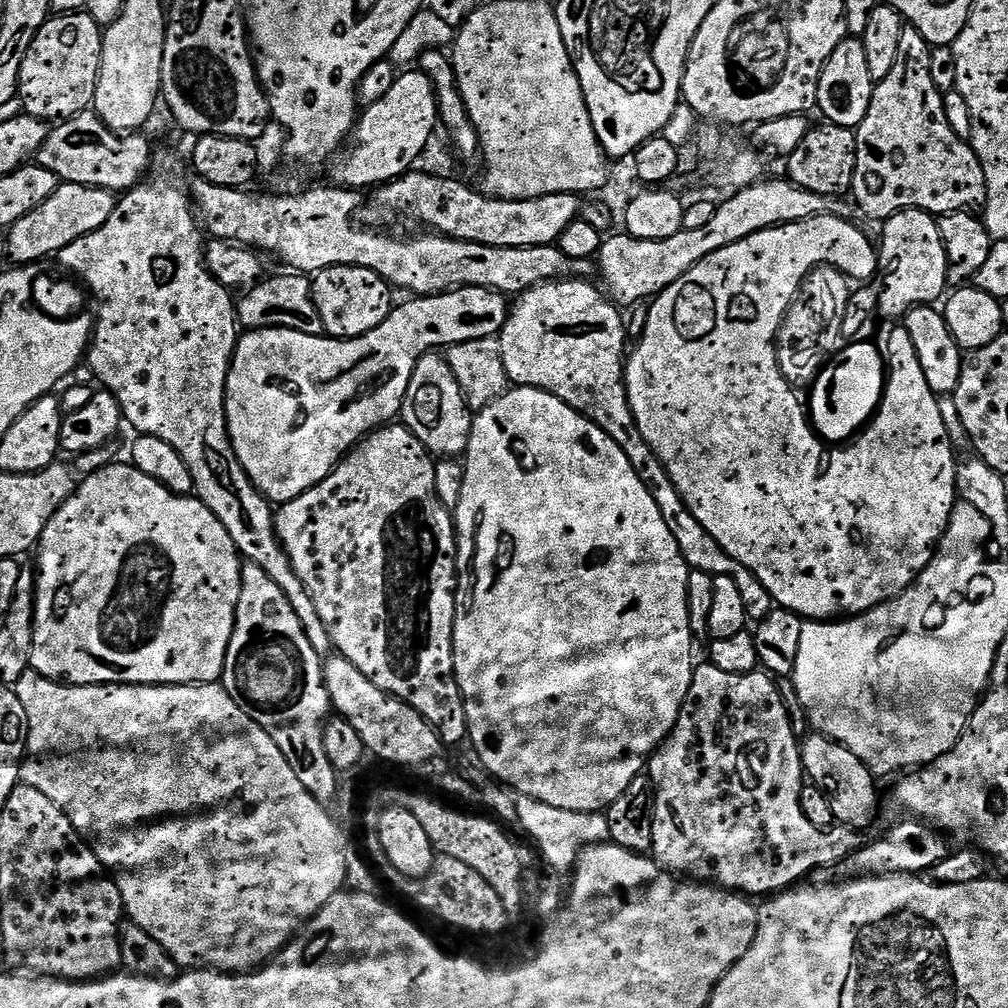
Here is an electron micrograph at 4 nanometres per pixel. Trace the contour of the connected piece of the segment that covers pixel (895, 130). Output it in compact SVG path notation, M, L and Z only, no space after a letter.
M904 27L902 38L898 41L898 58L894 58L890 74L886 74L886 78L875 85L869 110L855 129L856 169L851 195L856 196L857 206L877 222L889 220L895 212L907 208L947 214L976 210L988 202L986 178L976 151L965 137L956 136L950 122L946 122L944 93L938 90L938 86L934 86L934 77L930 75L931 53L932 48L916 28Z

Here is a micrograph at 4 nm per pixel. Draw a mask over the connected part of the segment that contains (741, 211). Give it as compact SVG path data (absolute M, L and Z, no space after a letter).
M787 179L760 180L750 187L739 189L726 202L720 202L714 218L697 230L682 230L674 237L660 240L634 239L625 232L609 235L598 253L598 268L604 276L613 299L622 306L634 304L659 295L670 285L684 277L702 258L724 249L750 234L780 224L793 224L815 216L847 217L847 199L814 194L814 190L798 187Z

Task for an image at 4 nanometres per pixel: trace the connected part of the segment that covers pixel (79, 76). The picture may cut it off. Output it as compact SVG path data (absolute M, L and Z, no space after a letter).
M53 15L45 20L22 58L18 97L23 104L23 111L45 122L63 122L80 112L89 111L96 99L96 83L100 81L100 55L103 45L101 25L96 24L90 15Z

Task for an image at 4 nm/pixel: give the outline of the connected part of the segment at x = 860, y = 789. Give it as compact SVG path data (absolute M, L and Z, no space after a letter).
M819 734L809 735L803 741L802 755L804 758L804 770L809 781L812 780L824 792L832 792L832 804L830 800L830 812L840 819L839 823L861 830L876 816L876 784L877 777L872 775L864 763L846 746L842 746L836 740Z

